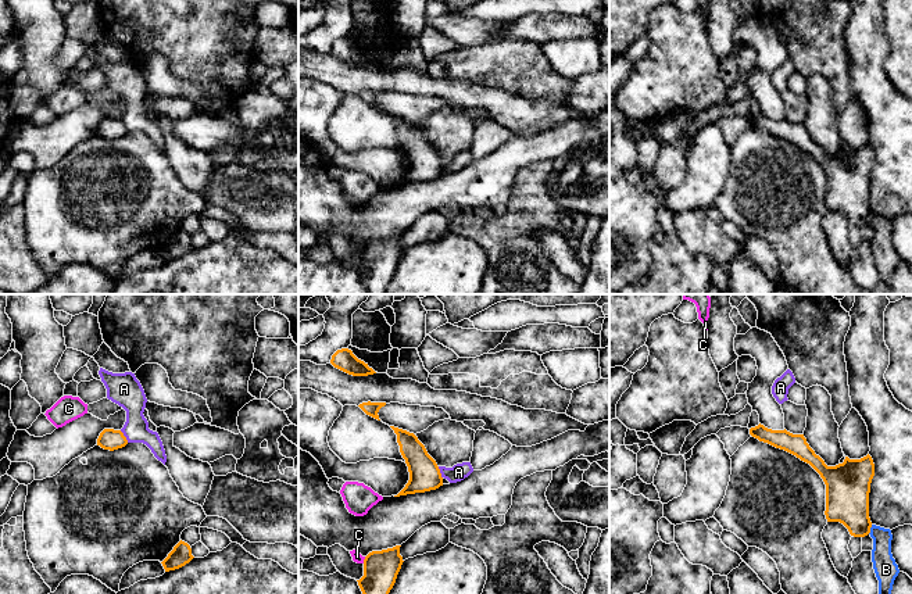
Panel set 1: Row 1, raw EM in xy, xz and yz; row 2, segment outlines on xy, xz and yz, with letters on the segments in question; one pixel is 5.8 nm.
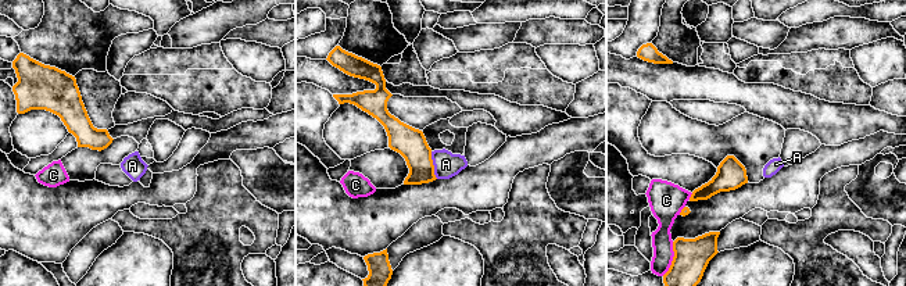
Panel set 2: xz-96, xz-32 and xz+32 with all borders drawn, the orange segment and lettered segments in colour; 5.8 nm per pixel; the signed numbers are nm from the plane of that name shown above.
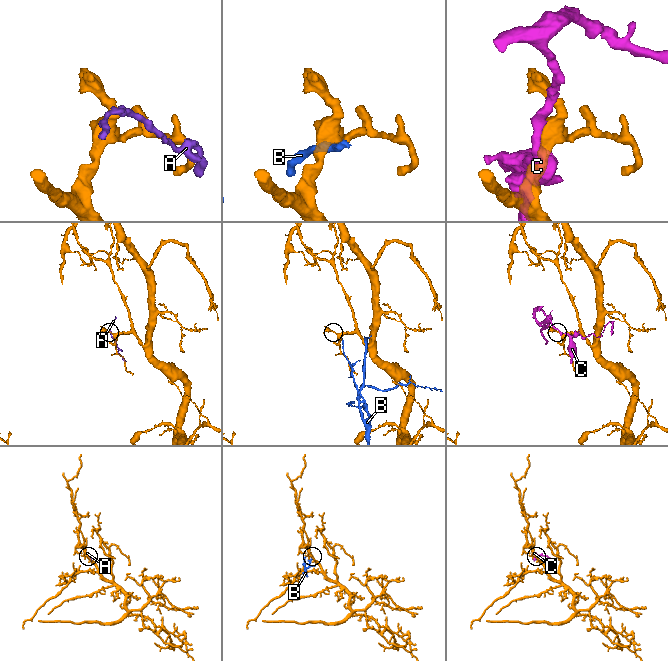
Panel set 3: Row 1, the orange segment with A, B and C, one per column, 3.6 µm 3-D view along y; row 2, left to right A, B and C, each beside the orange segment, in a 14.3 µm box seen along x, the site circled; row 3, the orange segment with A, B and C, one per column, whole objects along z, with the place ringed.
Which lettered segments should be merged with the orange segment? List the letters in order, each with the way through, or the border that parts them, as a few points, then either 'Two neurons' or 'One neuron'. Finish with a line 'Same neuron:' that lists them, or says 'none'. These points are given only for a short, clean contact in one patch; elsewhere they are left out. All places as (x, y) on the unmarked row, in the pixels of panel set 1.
A: Two neurons
B: Boundary: yz (872, 214), (868, 222). Two neurons
C: Two neurons
Same neuron: none

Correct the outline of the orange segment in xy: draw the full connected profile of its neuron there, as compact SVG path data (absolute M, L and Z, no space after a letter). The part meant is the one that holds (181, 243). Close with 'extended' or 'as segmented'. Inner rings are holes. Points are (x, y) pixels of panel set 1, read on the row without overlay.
M180 229L161 253L169 261L185 255L193 247L190 235Z; as segmented

